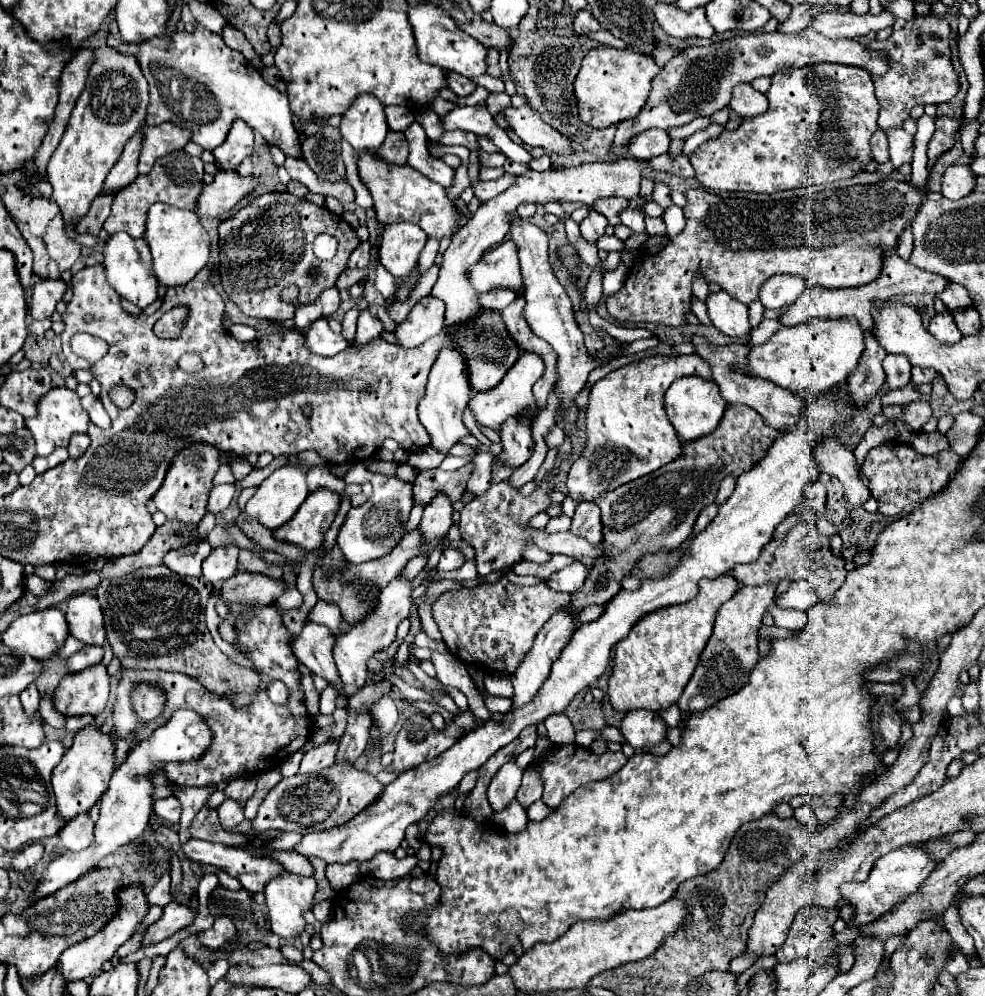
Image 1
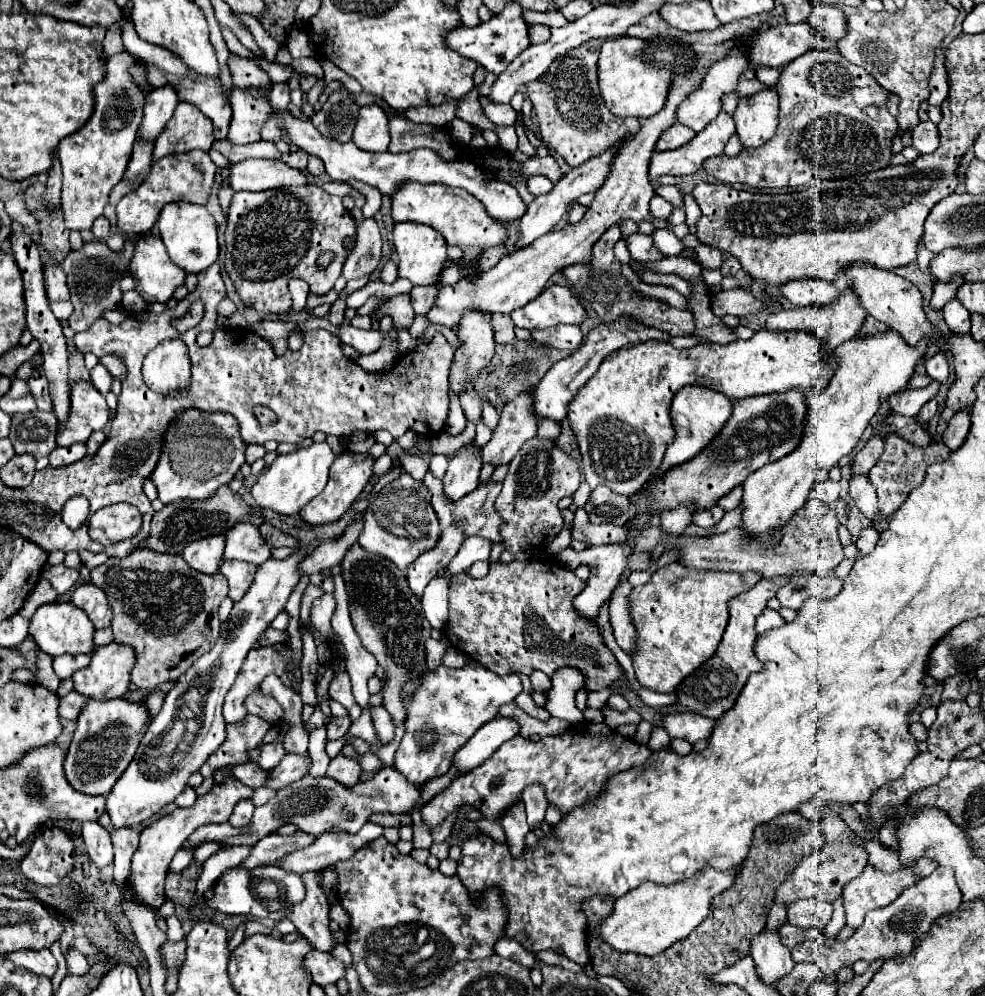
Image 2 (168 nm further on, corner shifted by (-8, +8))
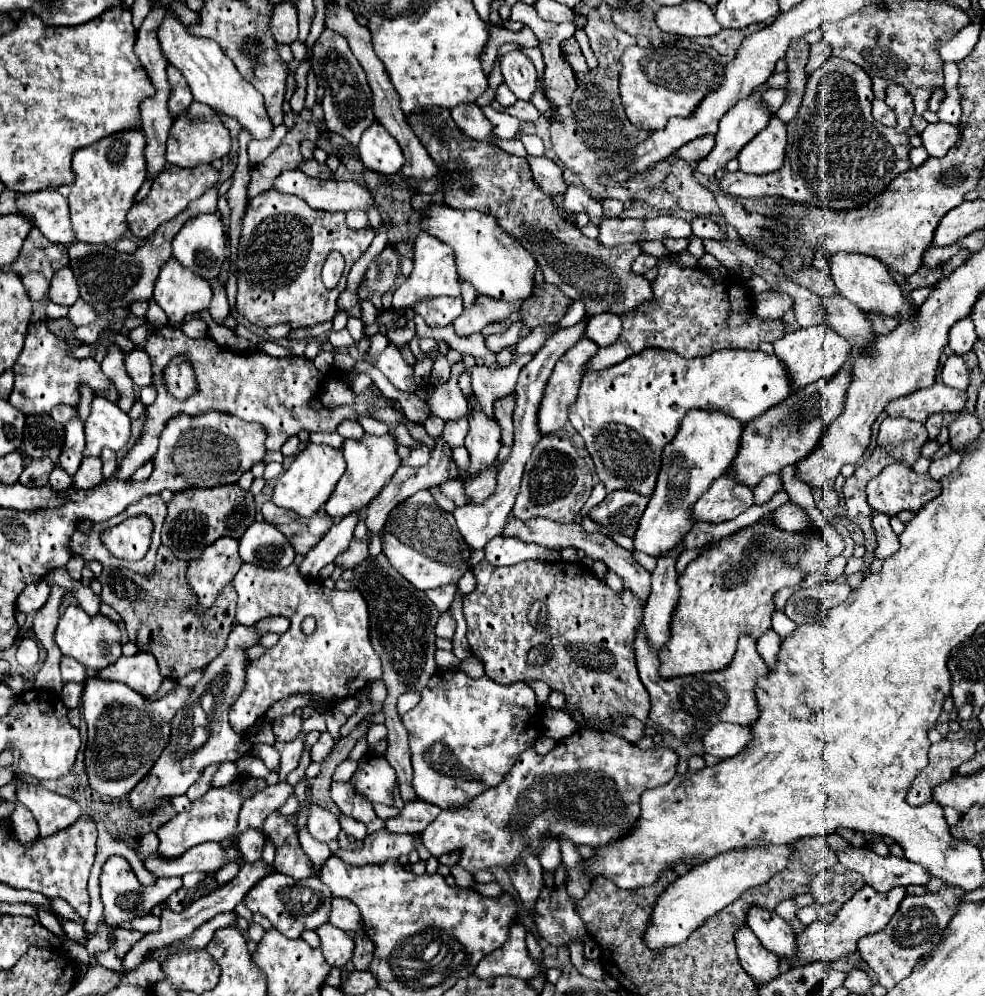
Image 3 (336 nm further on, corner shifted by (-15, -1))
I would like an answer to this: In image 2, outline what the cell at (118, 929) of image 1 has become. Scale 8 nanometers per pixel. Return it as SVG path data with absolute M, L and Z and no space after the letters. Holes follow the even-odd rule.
M226 778L222 784L214 784L212 790L204 796L198 796L198 800L190 808L176 808L172 814L162 816L158 822L150 824L140 834L140 844L132 856L132 874L126 880L126 888L132 894L132 898L144 906L160 908L166 900L164 896L164 880L168 874L168 866L176 854L176 848L184 844L184 840L198 828L210 822L228 822L228 816L232 814L232 808L238 800L250 798L252 788L244 786L236 778Z

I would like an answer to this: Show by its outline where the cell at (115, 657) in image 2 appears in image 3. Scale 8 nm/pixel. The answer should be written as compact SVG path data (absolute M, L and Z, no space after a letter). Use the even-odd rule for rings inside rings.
M139 651L133 657L125 657L125 655L119 657L117 663L109 665L107 669L101 669L97 677L123 681L143 697L151 697L163 683L163 675L159 673L157 659L151 653L143 653L143 651Z

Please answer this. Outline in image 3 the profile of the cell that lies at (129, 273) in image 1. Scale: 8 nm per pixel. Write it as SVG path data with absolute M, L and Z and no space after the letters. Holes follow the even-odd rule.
M169 259L155 283L153 299L167 313L171 323L183 321L187 315L209 309L213 287L199 275L183 269L175 259Z

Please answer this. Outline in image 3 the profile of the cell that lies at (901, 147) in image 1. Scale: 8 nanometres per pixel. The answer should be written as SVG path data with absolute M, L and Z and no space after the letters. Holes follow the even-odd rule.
M939 121L939 123L929 123L925 131L921 133L923 147L929 151L931 157L943 157L959 139L959 127Z

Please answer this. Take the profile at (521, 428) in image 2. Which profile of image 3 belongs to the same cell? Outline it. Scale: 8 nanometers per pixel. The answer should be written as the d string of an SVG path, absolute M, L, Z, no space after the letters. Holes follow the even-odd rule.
M581 339L575 347L571 347L557 361L557 365L555 365L555 369L553 369L553 373L549 377L549 383L547 383L541 407L539 407L539 429L541 429L543 435L555 433L555 431L559 431L567 423L567 407L577 399L577 391L579 391L581 379L585 375L585 365L597 353L597 349L599 349L599 345L593 343L591 339Z

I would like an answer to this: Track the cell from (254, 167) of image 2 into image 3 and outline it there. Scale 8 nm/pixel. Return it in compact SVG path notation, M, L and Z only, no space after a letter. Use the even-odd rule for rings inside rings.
M287 171L279 175L275 187L285 193L293 193L307 201L313 209L321 211L367 211L375 207L375 195L371 189L357 181L321 181L305 175L303 171Z

